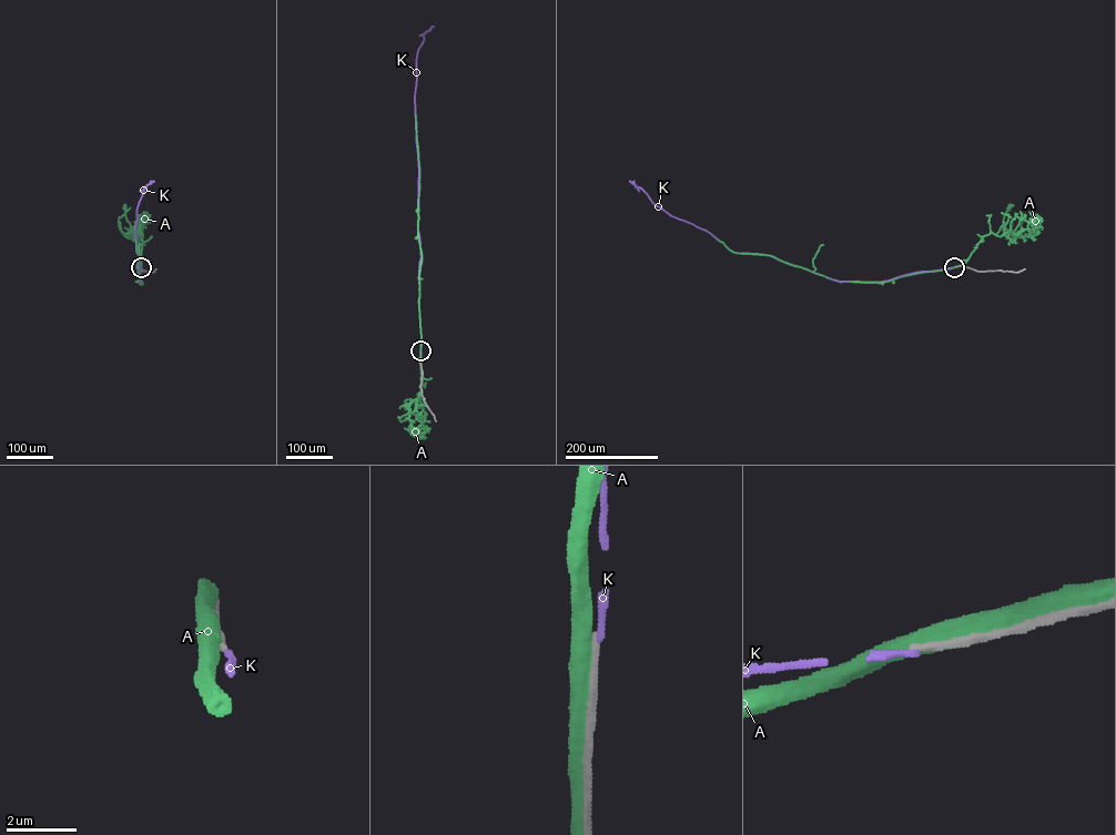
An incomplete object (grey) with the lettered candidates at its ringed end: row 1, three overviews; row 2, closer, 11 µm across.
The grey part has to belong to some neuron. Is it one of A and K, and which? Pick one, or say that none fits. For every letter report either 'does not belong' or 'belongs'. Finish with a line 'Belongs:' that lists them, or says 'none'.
A: does not belong
K: does not belong
Belongs: none

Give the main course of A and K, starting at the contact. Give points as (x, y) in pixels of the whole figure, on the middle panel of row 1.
A: (420, 352), (419, 396), (406, 399), (404, 406)
K: (420, 350), (414, 100), (417, 53), (424, 34), (434, 27)

